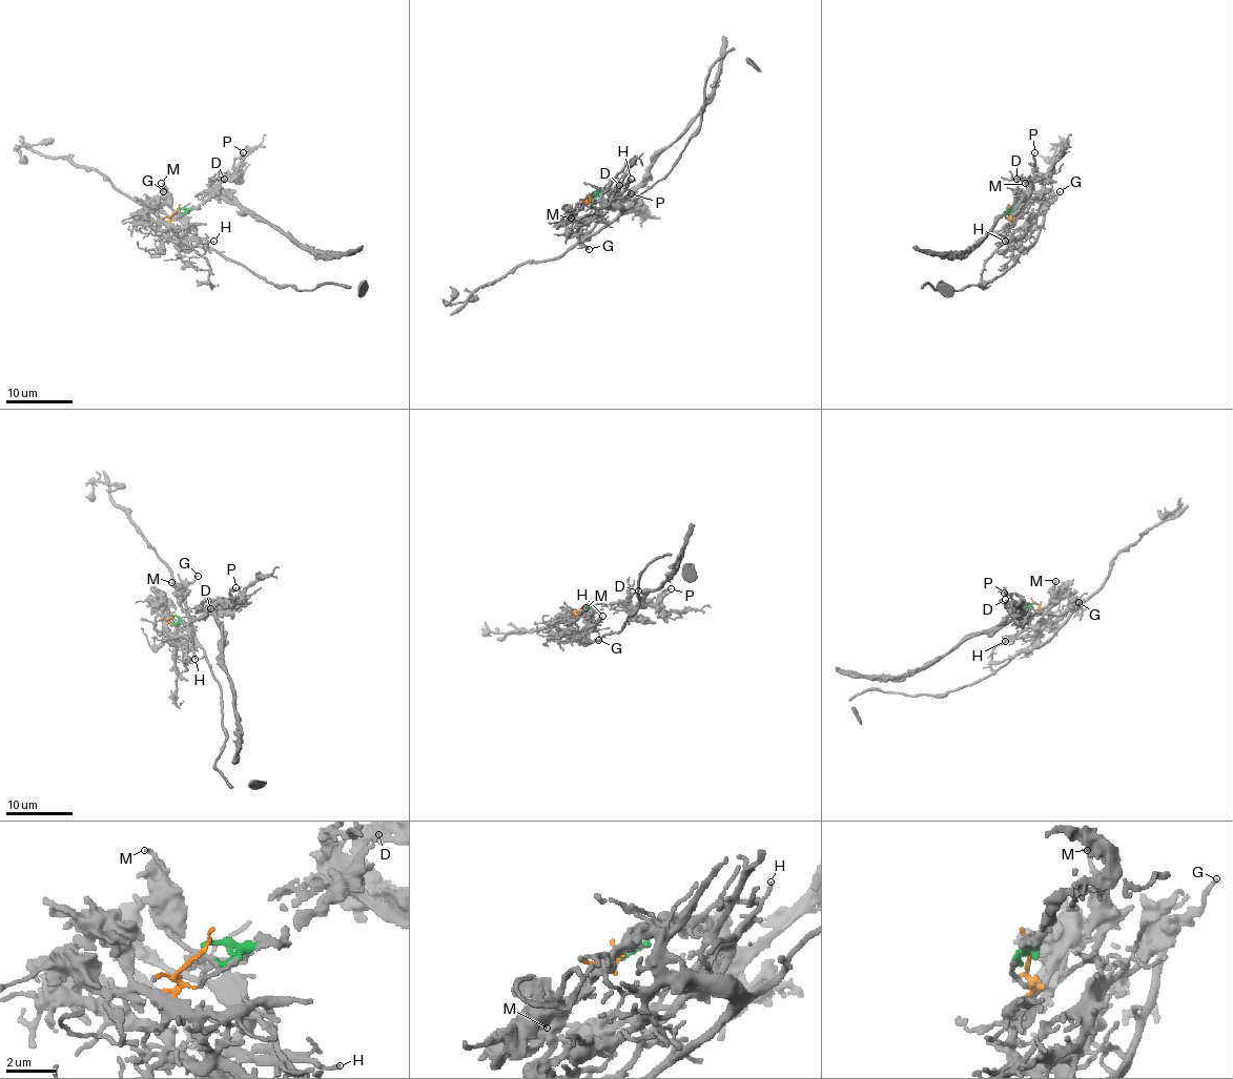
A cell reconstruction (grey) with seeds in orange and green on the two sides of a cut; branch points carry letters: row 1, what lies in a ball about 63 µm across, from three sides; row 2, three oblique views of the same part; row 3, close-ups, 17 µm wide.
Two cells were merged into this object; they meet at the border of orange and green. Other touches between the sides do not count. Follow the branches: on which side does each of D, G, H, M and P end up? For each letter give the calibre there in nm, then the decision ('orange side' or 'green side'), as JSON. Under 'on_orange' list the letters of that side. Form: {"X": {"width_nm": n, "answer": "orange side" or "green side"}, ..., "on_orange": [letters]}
{"D": {"width_nm": 140, "answer": "green side"}, "G": {"width_nm": 140, "answer": "orange side"}, "H": {"width_nm": 100, "answer": "orange side"}, "M": {"width_nm": 150, "answer": "orange side"}, "P": {"width_nm": 140, "answer": "green side"}, "on_orange": ["G", "H", "M"]}

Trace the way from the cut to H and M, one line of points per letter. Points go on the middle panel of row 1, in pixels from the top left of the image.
H: (589, 196), (587, 200), (608, 190), (620, 193), (631, 179)
M: (589, 196), (587, 200), (608, 190), (613, 200), (604, 211), (571, 219)

